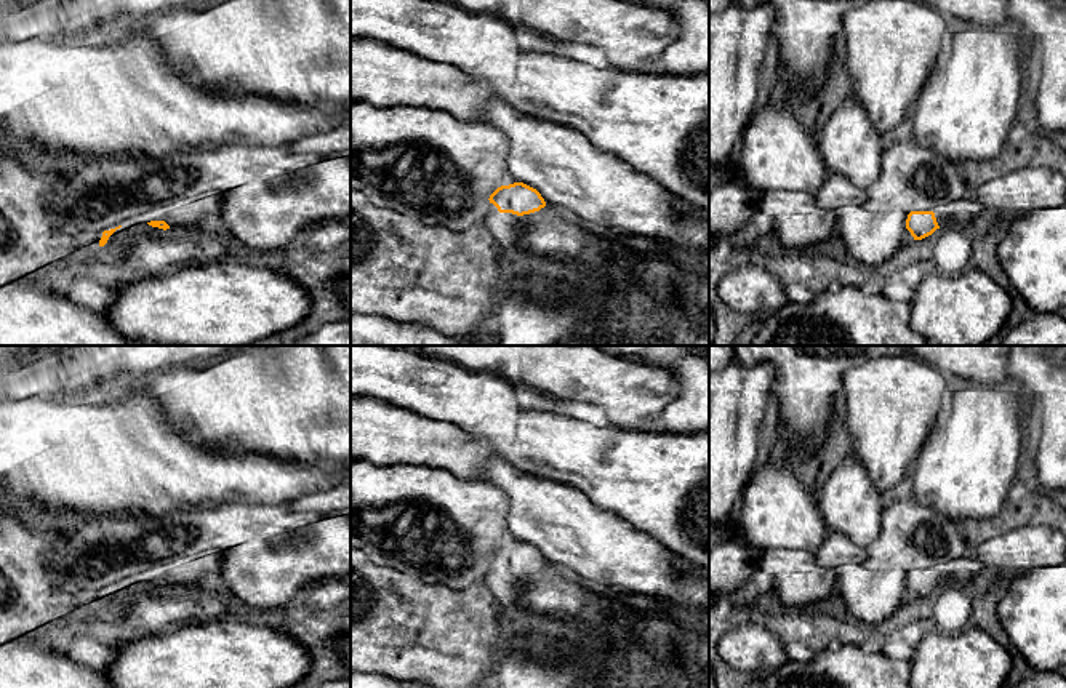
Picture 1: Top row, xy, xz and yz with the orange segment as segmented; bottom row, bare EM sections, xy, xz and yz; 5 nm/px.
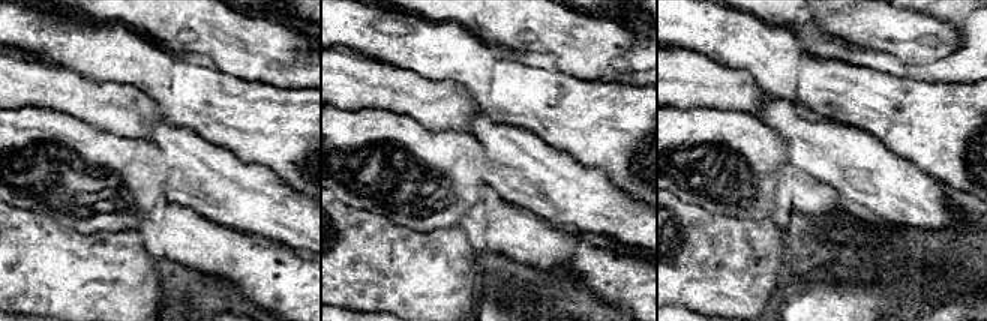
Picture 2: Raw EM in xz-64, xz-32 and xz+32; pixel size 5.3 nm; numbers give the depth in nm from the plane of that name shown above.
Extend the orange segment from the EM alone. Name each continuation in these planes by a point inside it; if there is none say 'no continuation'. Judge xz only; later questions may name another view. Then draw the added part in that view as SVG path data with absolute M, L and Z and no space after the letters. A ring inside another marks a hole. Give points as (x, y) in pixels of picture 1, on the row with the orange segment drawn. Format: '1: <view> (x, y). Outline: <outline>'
1: xz (551, 232). Outline: M551 205L523 216L499 213L493 229L504 248L544 254L589 274L618 269L626 277L624 286L642 290L661 310L674 307L674 314L709 333L709 275L683 272L671 262L634 253L618 261L621 246L605 232Z

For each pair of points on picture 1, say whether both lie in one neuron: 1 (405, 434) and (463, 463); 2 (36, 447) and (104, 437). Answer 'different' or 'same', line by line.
1: same
2: same

